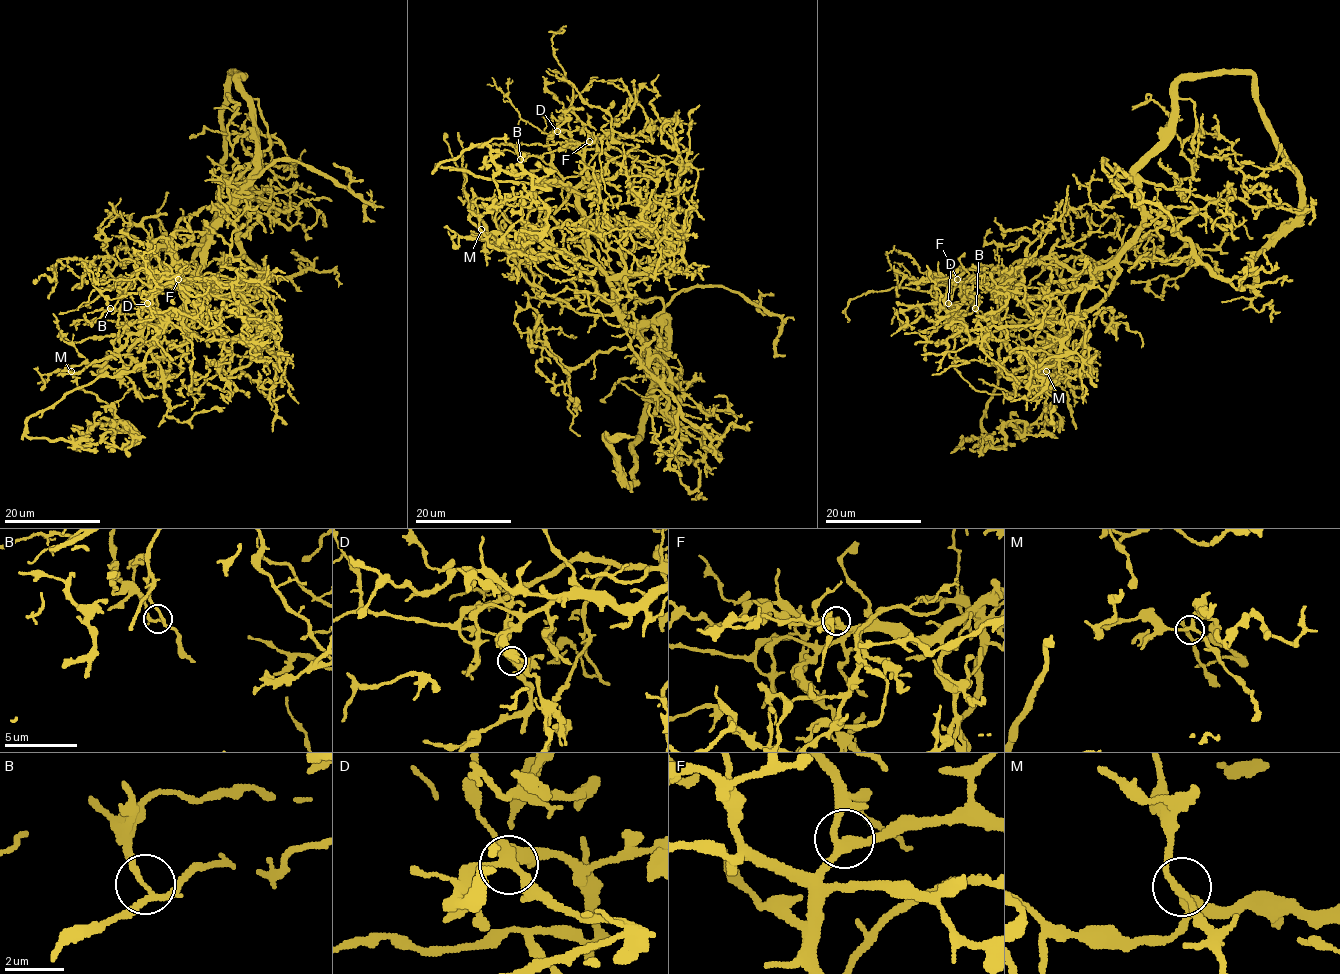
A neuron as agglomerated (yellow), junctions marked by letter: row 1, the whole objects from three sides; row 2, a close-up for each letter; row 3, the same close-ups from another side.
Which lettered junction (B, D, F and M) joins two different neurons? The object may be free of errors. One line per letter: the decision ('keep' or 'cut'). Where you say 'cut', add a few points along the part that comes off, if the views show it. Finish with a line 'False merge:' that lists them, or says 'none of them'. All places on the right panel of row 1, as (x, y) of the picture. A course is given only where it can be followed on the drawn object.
B: cut; foreign part runs (976, 308), (976, 277), (999, 273), (997, 384), (961, 441), (999, 448), (1047, 407), (1059, 433)
D: keep
F: keep
M: keep
False merge: B

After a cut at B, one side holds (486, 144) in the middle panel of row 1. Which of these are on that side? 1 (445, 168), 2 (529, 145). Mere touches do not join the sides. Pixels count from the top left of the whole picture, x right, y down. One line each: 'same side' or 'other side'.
1: same side
2: other side

